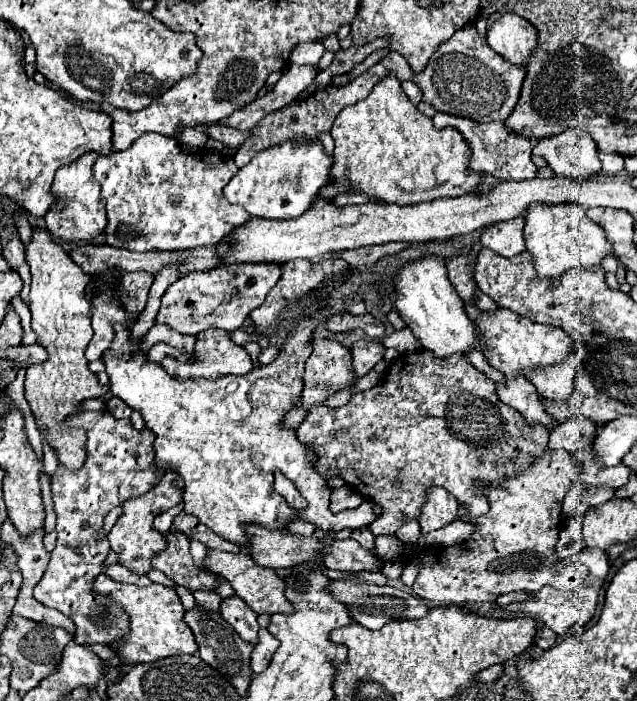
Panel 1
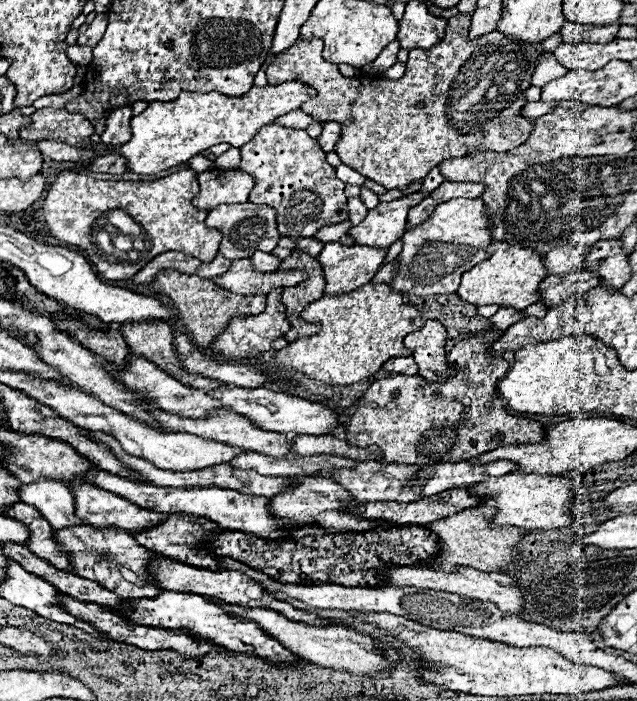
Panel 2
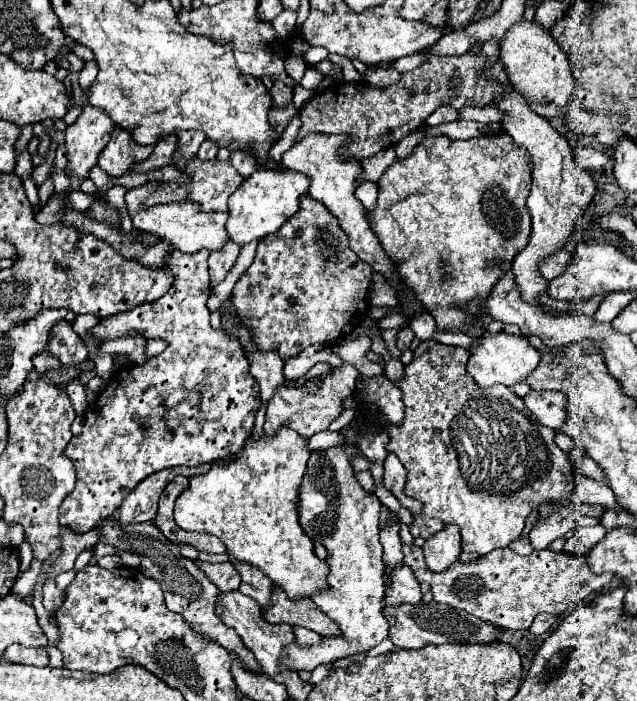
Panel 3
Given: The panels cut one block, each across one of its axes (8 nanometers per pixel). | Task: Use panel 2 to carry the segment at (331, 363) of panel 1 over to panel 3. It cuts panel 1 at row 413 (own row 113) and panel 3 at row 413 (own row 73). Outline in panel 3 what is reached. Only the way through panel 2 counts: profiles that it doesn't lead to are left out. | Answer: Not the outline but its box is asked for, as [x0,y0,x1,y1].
[264,340,576,556]

